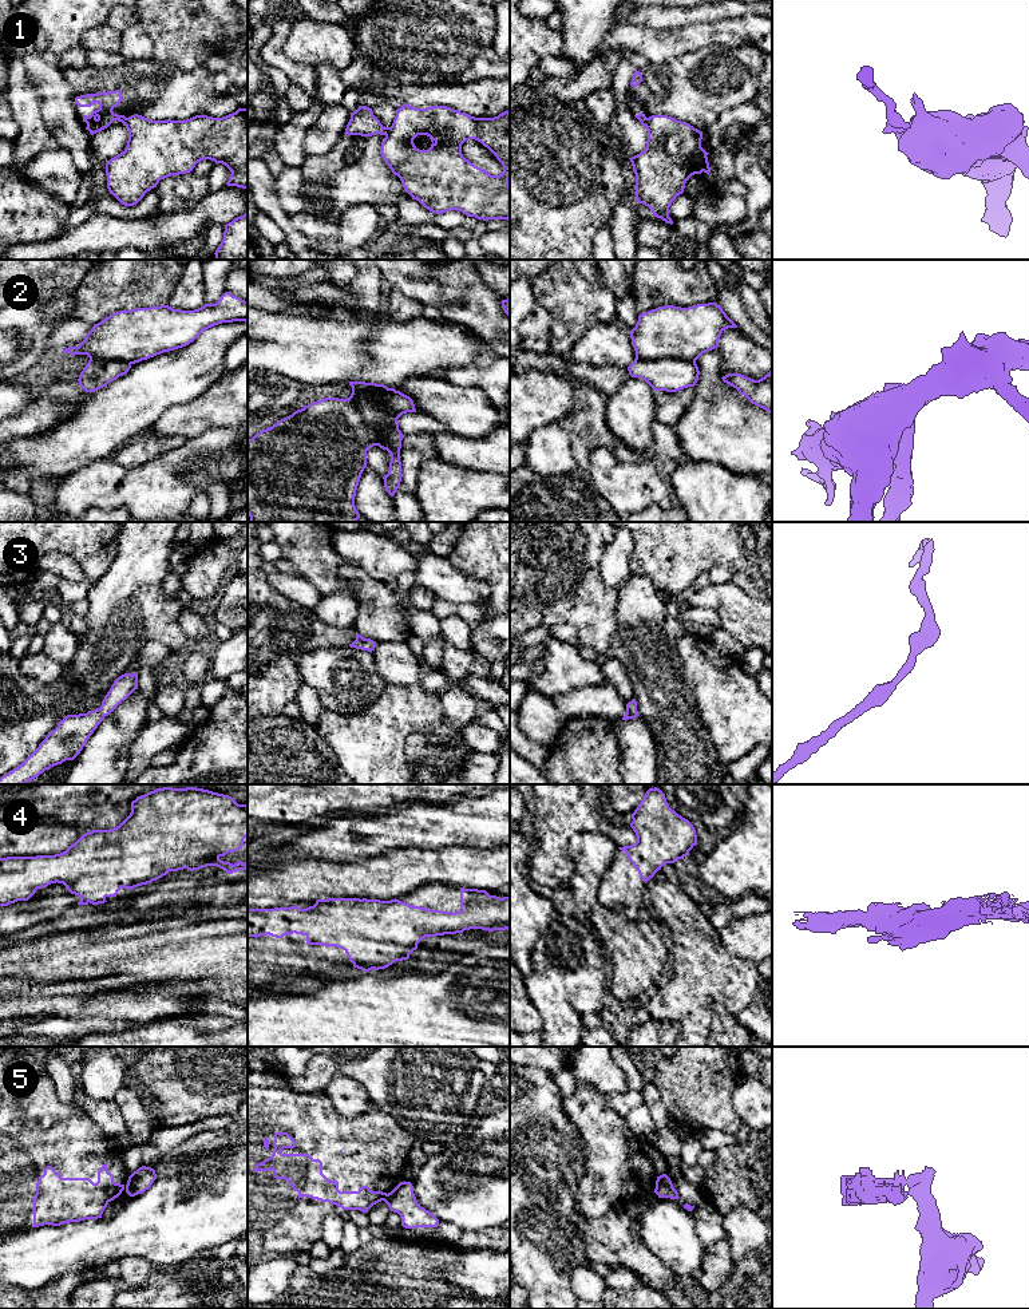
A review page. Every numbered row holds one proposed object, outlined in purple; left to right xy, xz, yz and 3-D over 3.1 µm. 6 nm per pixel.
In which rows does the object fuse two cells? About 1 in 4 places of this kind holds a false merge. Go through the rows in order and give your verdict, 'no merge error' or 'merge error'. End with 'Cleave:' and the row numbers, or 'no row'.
1: merge error
2: merge error
3: no merge error
4: no merge error
5: merge error
Cleave: 1, 2, 5

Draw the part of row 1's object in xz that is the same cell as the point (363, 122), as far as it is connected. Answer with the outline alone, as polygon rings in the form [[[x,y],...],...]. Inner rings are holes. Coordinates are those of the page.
[[[359,106],[359,108],[351,112],[351,119],[345,128],[345,135],[361,135],[372,137],[376,134],[387,135],[389,127],[384,127],[380,120],[373,115],[372,108],[367,106]]]

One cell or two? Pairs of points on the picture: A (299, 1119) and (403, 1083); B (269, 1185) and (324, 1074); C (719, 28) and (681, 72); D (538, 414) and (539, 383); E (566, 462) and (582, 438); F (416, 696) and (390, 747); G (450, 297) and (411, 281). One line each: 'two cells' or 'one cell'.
A: two cells
B: two cells
C: two cells
D: one cell
E: two cells
F: one cell
G: one cell

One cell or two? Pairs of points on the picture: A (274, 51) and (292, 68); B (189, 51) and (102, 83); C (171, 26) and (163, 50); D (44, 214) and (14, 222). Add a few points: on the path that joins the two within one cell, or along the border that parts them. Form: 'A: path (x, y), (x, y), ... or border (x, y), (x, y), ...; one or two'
A: path (277, 55), (288, 66); one
B: border (153, 58), (163, 66); two
C: path (171, 31), (171, 42), (169, 44); one
D: path (36, 216), (22, 216); one

